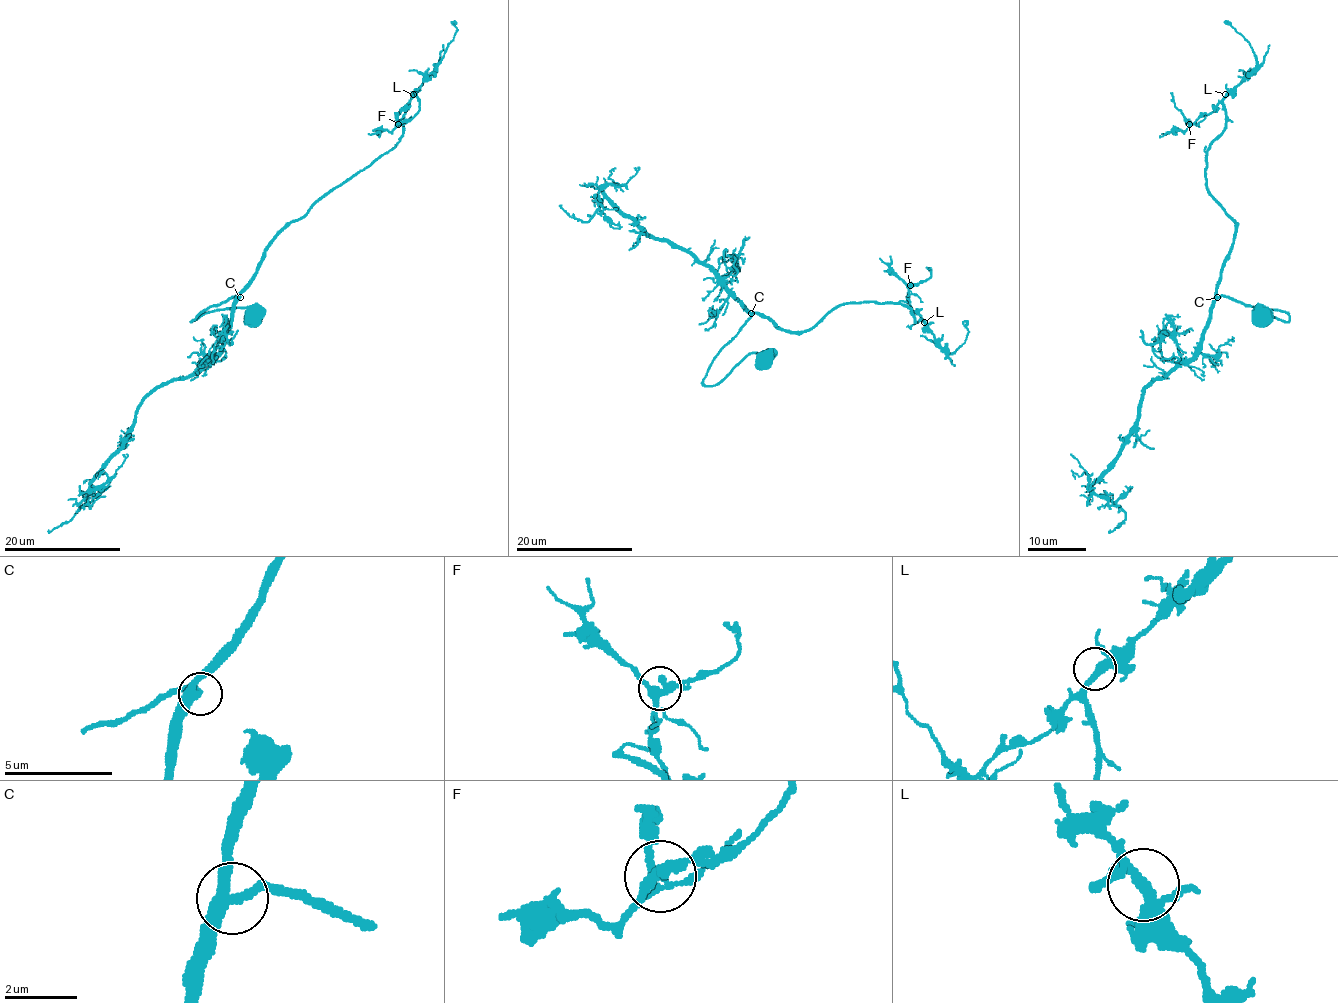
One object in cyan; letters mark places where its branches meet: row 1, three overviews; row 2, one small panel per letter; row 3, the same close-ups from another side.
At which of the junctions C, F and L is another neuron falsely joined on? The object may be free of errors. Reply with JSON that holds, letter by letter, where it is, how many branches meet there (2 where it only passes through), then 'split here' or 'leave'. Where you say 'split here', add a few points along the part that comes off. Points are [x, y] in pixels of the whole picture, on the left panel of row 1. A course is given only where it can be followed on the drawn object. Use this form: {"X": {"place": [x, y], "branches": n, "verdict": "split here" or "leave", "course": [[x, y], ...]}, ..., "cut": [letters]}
{"C": {"place": [240, 297], "branches": 3, "verdict": "leave"}, "F": {"place": [398, 124], "branches": 3, "verdict": "leave"}, "L": {"place": [413, 94], "branches": 3, "verdict": "leave"}, "cut": []}

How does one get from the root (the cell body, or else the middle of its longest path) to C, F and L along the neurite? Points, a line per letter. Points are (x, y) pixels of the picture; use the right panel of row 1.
C: (1259, 314), (1256, 307), (1285, 311), (1289, 319), (1282, 322), (1251, 306), (1222, 295), (1216, 297)
F: (1259, 314), (1289, 319), (1216, 295), (1235, 223), (1205, 169), (1225, 108), (1189, 124)
L: (1259, 314), (1289, 319), (1216, 295), (1235, 223), (1205, 169), (1225, 94)

